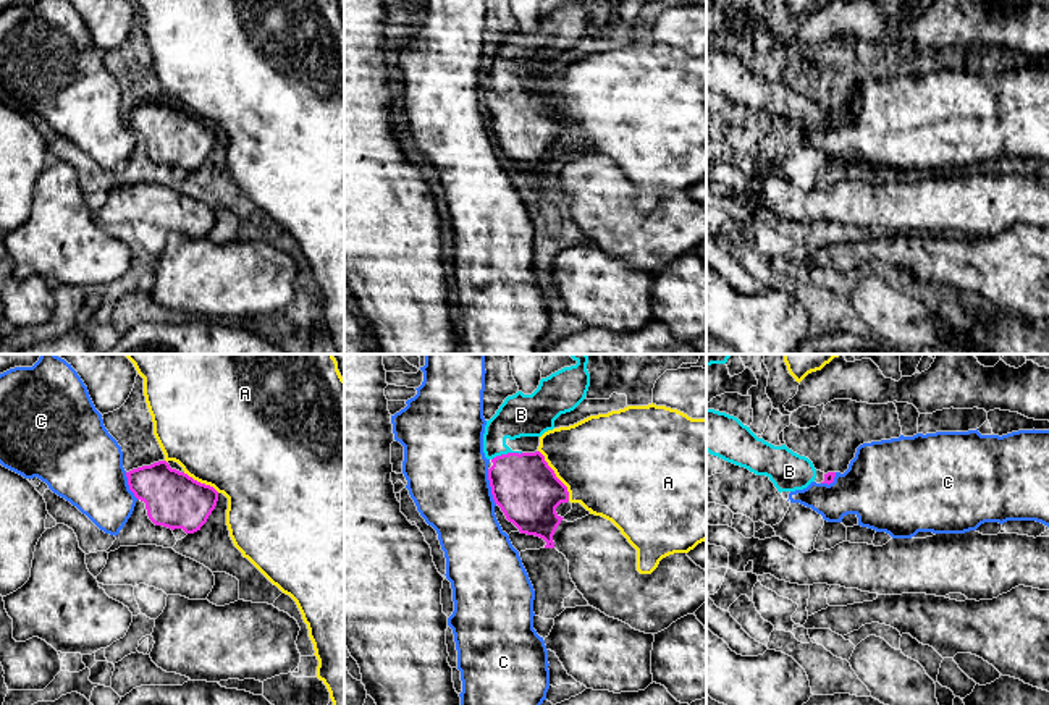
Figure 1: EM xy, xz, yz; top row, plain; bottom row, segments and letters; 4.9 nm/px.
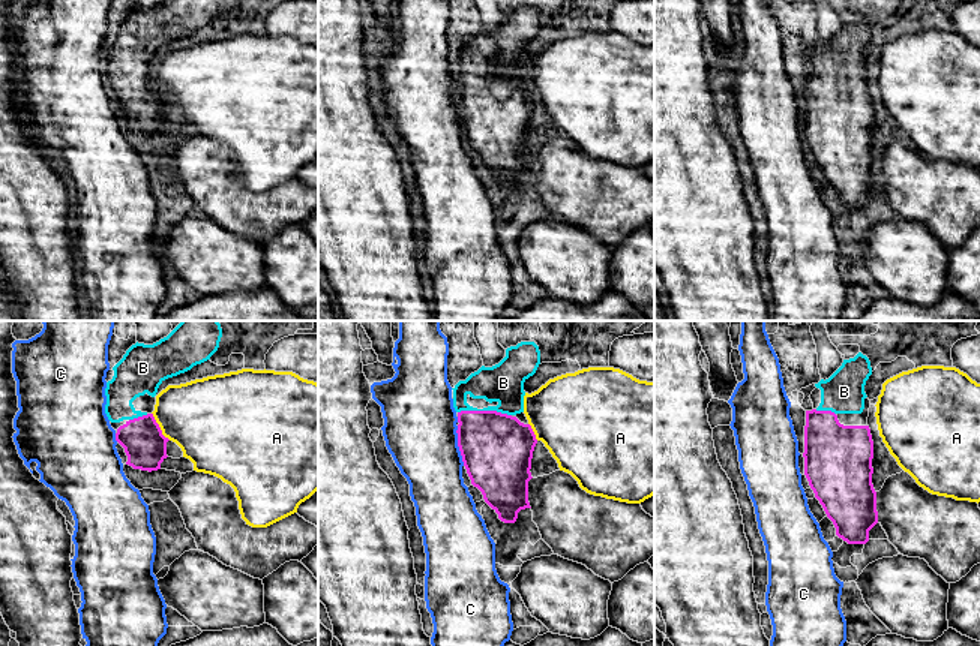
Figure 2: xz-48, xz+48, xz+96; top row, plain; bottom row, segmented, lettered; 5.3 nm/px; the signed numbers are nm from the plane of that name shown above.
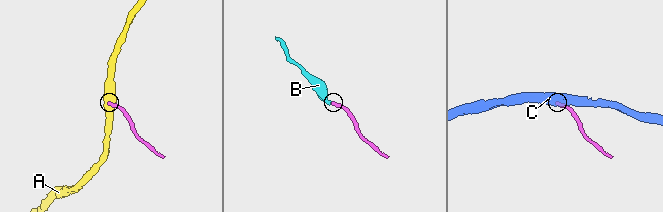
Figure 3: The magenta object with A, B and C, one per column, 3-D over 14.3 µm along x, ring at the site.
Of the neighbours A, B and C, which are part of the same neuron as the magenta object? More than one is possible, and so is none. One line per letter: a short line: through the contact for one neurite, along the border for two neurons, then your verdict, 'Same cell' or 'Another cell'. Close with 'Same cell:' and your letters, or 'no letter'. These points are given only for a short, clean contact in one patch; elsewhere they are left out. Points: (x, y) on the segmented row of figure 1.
A: Line: xz (539, 450), (566, 487), (569, 500). Another cell
B: Line: xz (527, 490), (508, 466), (508, 453), (501, 434), (521, 414). Same cell
C: Line: xz (487, 469), (490, 493), (497, 503). Another cell
Same cell: B

